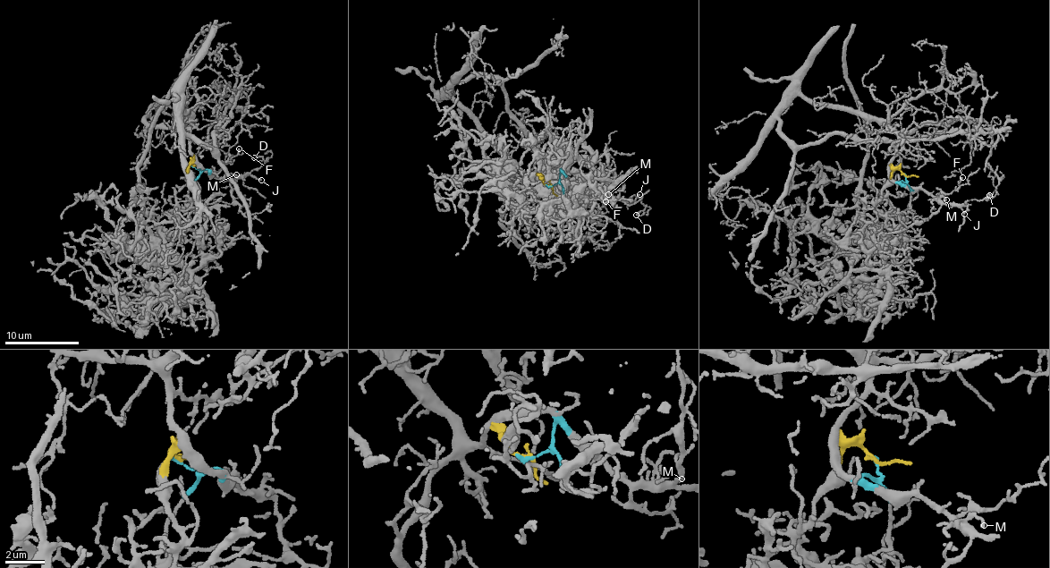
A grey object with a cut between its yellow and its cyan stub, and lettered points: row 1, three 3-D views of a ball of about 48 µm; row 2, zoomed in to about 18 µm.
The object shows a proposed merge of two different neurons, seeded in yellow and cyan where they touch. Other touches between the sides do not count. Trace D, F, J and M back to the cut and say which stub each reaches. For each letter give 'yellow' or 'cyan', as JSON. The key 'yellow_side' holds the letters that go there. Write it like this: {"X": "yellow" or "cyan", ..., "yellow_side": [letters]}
{"D": "cyan", "F": "cyan", "J": "cyan", "M": "cyan", "yellow_side": []}

